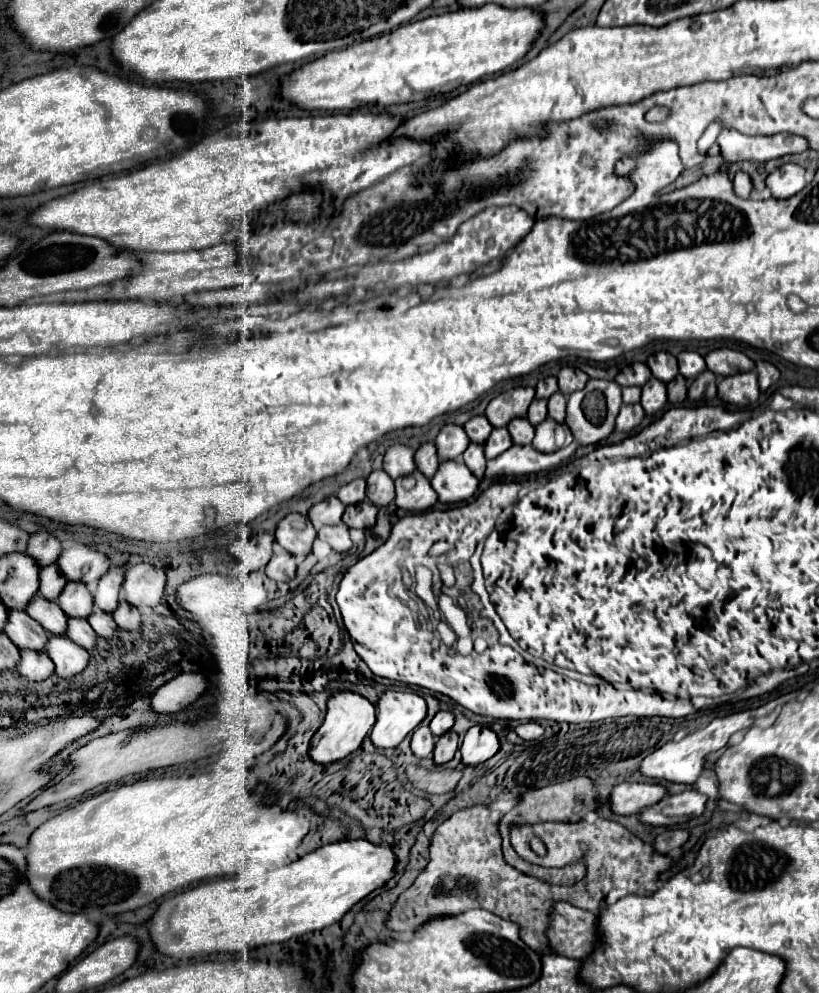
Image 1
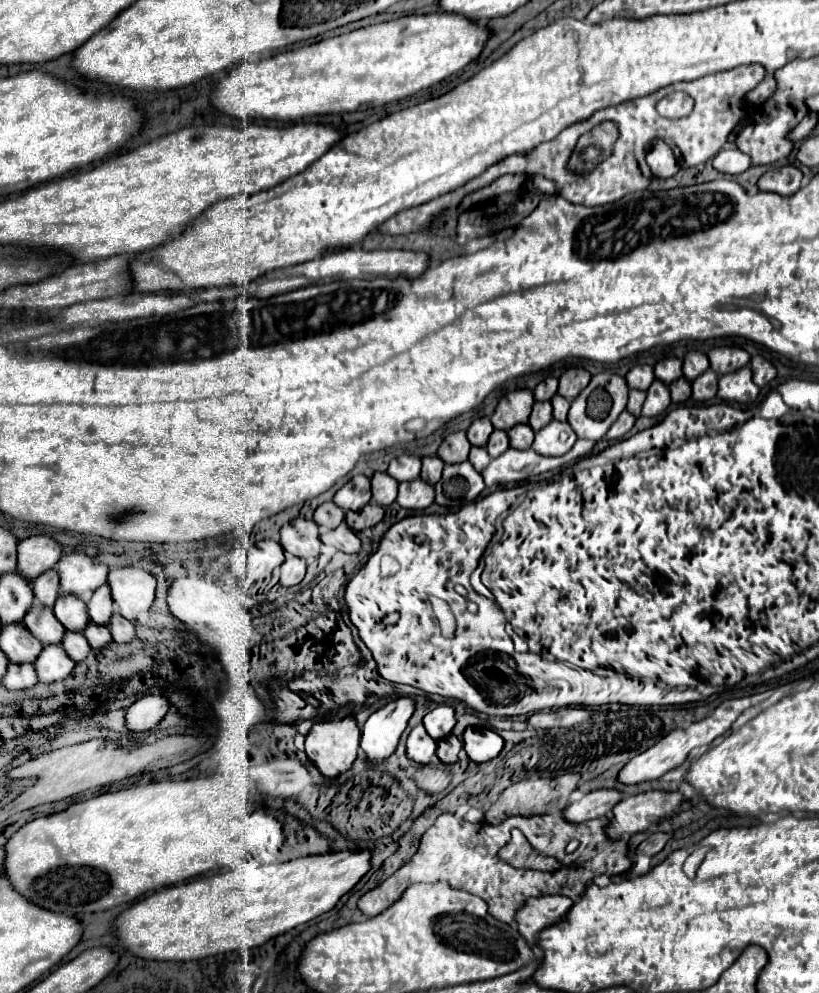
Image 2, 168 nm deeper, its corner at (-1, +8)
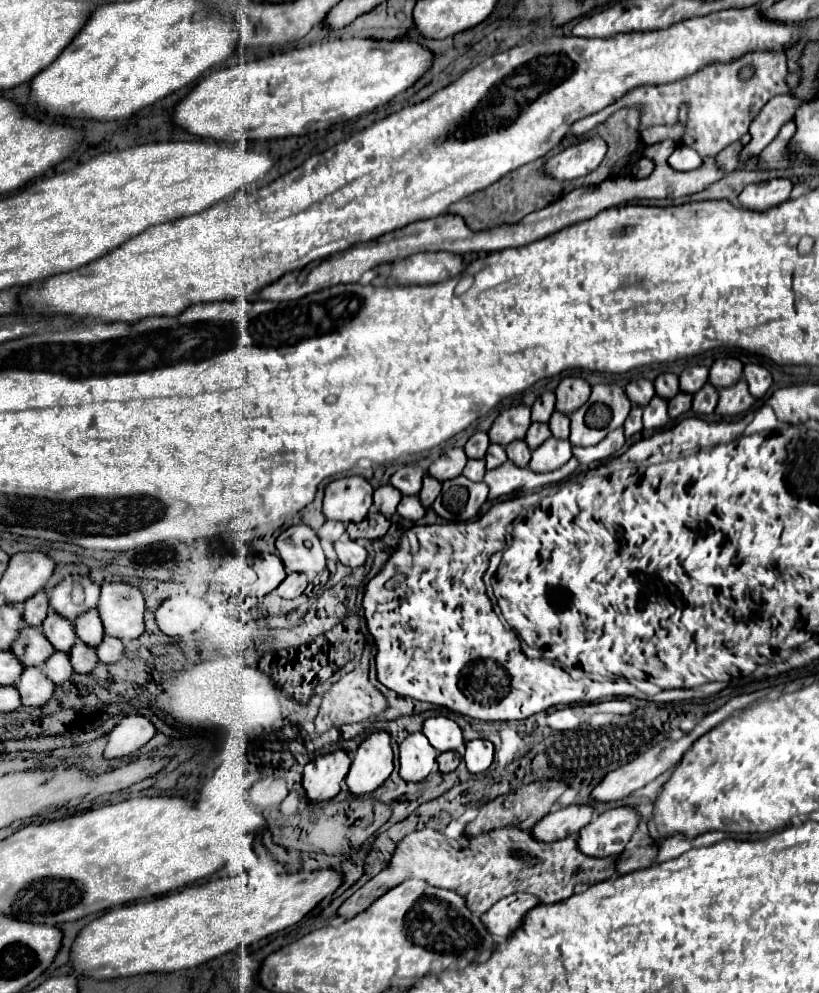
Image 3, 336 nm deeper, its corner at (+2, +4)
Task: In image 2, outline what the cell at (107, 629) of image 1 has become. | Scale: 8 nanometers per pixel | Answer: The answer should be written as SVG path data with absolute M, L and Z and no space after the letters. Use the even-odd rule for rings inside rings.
M87 624L83 634L89 640L91 648L103 648L111 642L111 632L105 624Z

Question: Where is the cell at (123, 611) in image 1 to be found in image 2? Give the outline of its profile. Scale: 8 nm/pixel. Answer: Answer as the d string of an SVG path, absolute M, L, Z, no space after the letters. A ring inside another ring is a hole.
M115 612L111 616L109 630L111 630L115 642L129 642L135 638L135 624L131 624L131 620L123 620L123 616L119 616L119 612Z

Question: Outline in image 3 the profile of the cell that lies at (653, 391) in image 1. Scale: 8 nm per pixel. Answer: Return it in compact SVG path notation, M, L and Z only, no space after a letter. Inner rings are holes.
M654 396L650 404L644 408L644 428L646 430L660 430L668 424L670 416L666 410L666 402L660 396Z

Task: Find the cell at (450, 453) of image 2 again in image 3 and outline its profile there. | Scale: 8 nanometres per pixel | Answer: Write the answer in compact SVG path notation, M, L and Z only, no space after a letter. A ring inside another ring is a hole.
M452 448L446 454L442 454L436 462L430 464L428 476L436 478L436 480L442 480L442 482L452 480L452 478L462 474L466 462L468 462L468 458L466 458L464 450L462 448Z

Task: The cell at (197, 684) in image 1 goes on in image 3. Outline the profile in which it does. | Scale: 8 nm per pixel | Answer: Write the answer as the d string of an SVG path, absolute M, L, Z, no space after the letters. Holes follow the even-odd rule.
M132 714L120 720L116 728L108 734L108 744L104 750L104 758L122 758L142 748L156 734L150 720L144 716Z

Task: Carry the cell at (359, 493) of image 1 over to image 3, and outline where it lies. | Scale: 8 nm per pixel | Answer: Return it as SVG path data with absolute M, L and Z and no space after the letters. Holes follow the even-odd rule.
M346 476L326 484L322 512L336 522L362 522L372 506L374 488L362 476Z

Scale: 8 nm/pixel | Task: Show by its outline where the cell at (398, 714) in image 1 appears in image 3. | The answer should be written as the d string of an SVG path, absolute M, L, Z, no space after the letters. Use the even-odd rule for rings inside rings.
M386 732L370 734L352 758L350 772L346 776L348 792L354 796L362 796L380 788L384 780L392 774L392 758L394 754L390 746L390 736Z

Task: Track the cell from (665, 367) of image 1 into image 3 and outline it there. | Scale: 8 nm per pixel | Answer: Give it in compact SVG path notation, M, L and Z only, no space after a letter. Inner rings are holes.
M660 374L656 378L654 386L656 386L656 394L660 394L660 398L664 398L664 400L670 400L672 396L676 396L680 392L676 374Z

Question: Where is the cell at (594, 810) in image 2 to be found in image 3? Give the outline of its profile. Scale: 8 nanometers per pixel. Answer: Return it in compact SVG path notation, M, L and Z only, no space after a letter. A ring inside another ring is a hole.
M568 806L558 812L550 812L544 816L530 832L532 838L544 840L544 842L556 842L564 840L570 834L578 834L584 824L592 820L592 808L590 806Z

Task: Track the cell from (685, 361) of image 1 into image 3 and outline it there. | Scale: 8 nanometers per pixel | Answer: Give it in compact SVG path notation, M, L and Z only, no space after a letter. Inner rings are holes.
M690 366L680 374L680 390L688 394L696 394L708 382L706 366Z

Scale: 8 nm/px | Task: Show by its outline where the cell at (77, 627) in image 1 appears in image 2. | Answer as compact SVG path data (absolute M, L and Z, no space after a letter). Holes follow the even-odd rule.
M65 632L63 646L65 646L67 654L69 654L75 662L85 660L85 658L89 656L89 652L91 652L91 646L87 644L87 638L83 636L83 632Z

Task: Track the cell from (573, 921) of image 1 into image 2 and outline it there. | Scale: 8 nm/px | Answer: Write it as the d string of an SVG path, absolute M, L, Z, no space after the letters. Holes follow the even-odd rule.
M541 896L531 898L519 912L517 912L517 924L519 932L527 938L531 946L537 946L537 938L541 930L549 928L551 924L557 924L565 918L565 914L571 910L573 900L567 896Z

